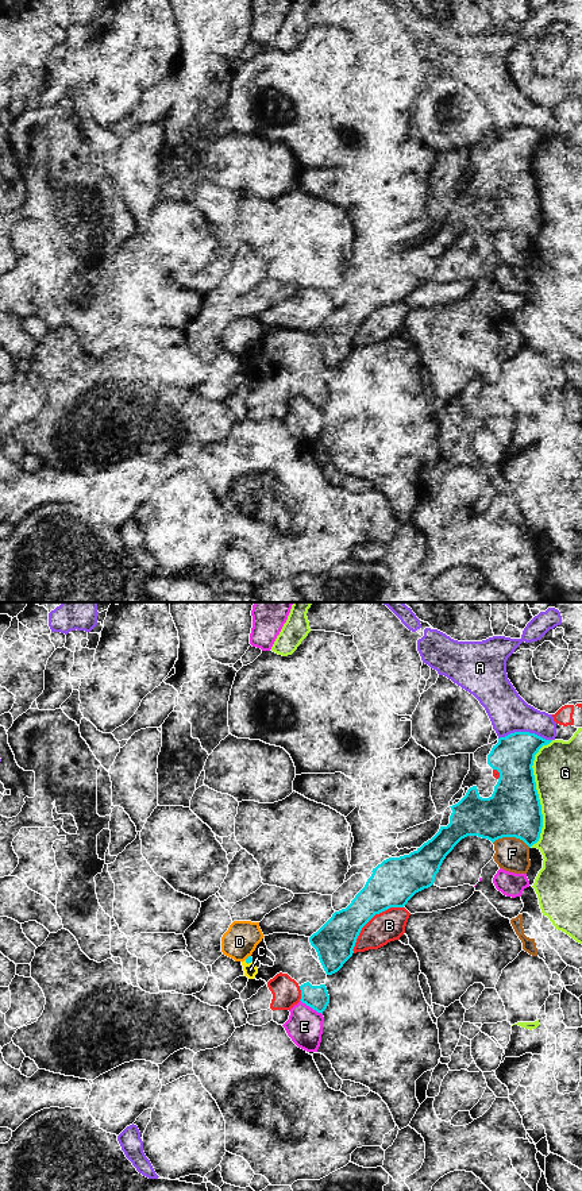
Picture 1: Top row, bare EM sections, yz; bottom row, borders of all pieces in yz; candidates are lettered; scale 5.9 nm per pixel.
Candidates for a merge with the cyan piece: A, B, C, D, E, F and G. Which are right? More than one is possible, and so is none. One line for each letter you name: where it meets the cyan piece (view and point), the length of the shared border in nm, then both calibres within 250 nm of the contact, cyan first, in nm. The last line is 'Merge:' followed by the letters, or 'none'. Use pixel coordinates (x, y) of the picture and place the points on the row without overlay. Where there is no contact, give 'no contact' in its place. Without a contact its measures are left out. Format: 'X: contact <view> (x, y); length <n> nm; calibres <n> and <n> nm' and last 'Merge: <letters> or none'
Merge: none

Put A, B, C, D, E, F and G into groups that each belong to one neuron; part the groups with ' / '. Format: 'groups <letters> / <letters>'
groups A / B / C / D / E / F / G

